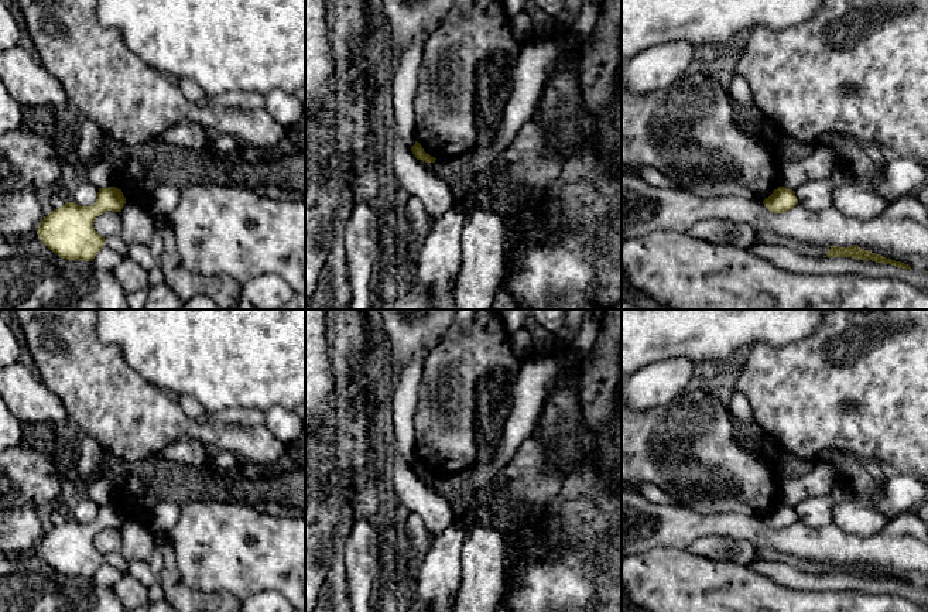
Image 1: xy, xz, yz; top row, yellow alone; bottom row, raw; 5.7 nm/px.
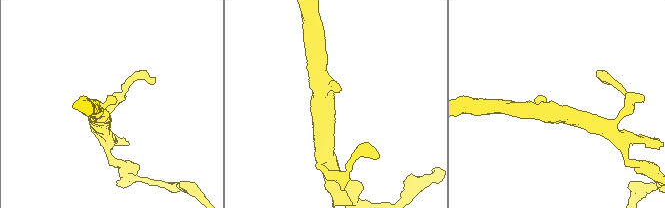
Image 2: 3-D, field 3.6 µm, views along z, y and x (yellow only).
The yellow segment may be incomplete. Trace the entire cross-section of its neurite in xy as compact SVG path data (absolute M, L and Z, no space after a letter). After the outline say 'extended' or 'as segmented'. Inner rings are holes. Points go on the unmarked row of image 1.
M99 505L93 522L81 523L66 519L44 533L37 551L49 567L62 575L92 578L105 563L105 554L93 544L95 536L107 527L121 529L124 520L121 506Z | as segmented

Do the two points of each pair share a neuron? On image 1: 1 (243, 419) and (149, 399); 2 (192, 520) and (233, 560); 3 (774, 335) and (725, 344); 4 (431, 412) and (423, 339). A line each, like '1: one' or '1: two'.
1: two
2: one
3: one
4: two

